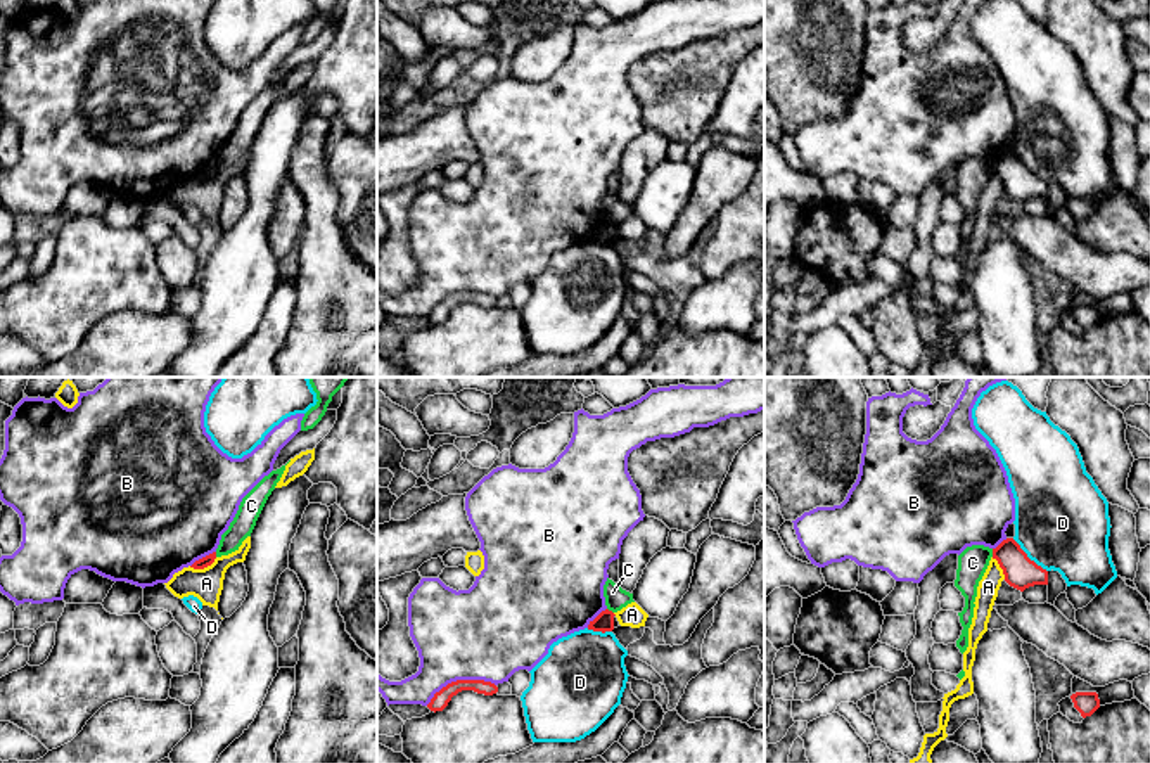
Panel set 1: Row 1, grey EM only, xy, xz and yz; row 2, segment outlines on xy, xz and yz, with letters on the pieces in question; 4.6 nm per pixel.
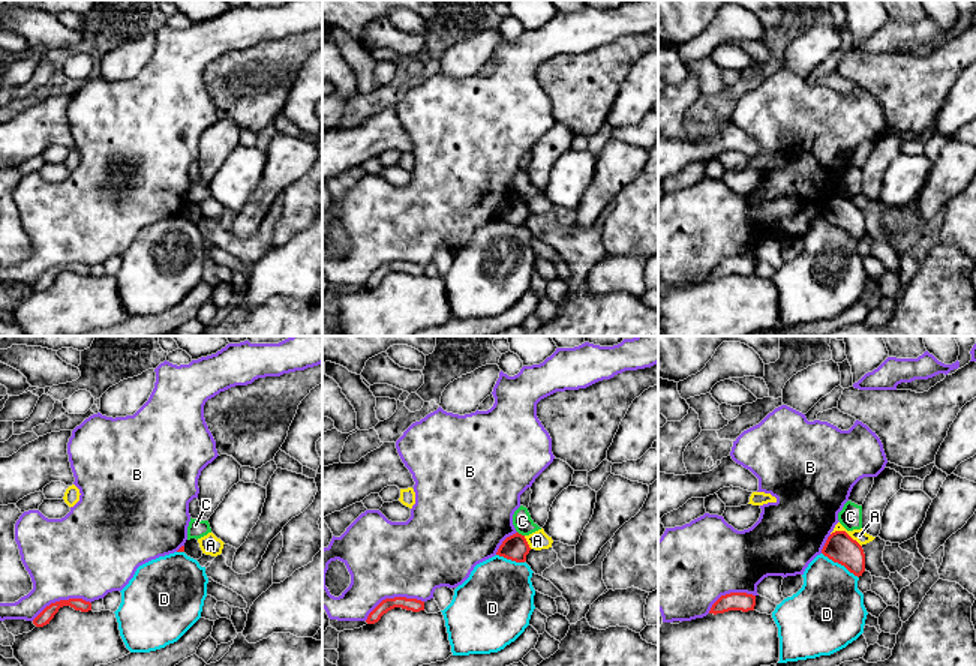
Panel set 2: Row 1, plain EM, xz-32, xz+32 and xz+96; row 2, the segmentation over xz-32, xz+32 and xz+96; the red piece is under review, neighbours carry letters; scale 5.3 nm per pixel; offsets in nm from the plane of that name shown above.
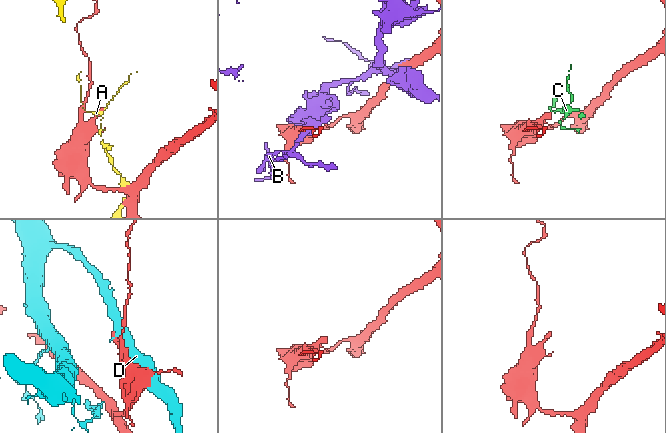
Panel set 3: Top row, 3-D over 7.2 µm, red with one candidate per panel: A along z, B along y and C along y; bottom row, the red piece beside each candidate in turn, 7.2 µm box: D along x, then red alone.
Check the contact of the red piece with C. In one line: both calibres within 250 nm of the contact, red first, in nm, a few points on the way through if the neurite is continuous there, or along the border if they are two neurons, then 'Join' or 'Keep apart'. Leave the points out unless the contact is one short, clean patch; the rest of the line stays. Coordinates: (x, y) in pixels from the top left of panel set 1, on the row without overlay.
Thickness 150 nm (red) against 140 nm. Boundary: yz (991, 161), (993, 168). Keep apart

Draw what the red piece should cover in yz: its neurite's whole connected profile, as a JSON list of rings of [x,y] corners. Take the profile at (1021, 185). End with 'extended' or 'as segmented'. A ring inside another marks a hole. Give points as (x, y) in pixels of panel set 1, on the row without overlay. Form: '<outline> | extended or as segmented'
[[[1013,151],[993,161],[993,171],[1003,182],[1005,194],[1020,204],[1034,197],[1048,197],[1048,183],[1031,173]]] | as segmented

